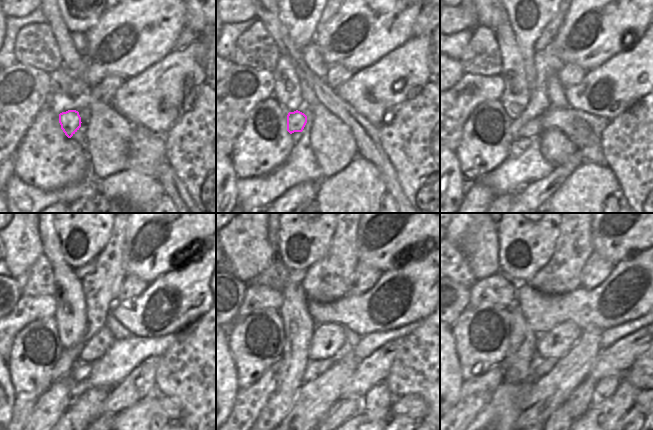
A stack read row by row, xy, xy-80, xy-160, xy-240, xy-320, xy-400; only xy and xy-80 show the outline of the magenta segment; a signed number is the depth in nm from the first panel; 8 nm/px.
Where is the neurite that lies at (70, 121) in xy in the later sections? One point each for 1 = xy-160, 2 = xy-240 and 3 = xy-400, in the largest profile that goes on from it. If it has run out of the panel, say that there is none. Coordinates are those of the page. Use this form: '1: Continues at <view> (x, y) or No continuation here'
1: Continues at xy-160 (534, 127)
2: Continues at xy-240 (96, 347)
3: Continues at xy-400 (555, 343).

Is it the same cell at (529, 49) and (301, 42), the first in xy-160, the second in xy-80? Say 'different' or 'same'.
same

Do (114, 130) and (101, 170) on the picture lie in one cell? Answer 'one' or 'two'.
one

